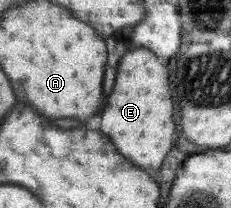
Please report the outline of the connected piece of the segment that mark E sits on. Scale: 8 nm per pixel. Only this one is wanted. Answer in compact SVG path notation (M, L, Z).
M136 49L124 53L116 69L114 89L106 97L106 105L100 113L100 131L108 135L116 151L130 159L136 167L158 169L172 147L172 135L176 129L172 121L172 99L166 67L162 67L150 51Z

